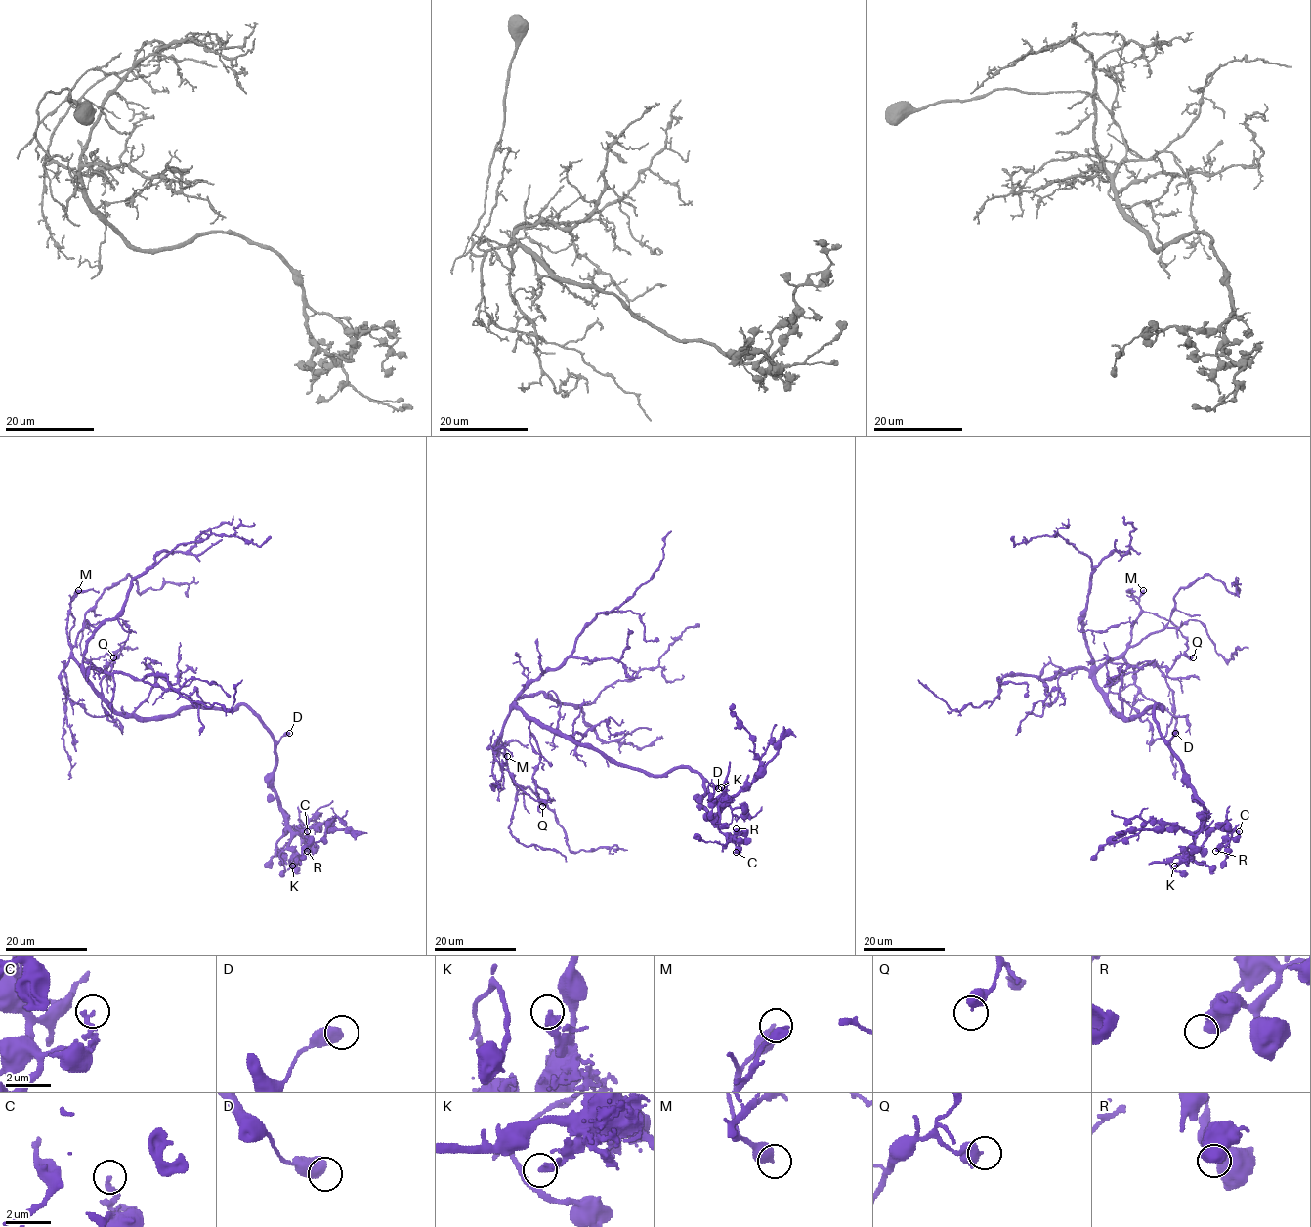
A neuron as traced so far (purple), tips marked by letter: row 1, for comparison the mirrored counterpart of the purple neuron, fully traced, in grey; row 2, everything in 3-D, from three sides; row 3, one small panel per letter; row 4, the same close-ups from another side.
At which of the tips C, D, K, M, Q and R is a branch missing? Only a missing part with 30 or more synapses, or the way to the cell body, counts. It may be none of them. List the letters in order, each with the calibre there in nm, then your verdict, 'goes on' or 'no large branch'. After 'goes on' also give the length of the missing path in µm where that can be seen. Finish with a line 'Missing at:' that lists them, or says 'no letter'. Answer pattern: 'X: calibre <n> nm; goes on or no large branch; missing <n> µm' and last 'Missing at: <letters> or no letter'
C: calibre 200 nm; no large branch
D: calibre 600 nm; no large branch
K: calibre 200 nm; no large branch
M: calibre 440 nm; goes on; missing 45 µm
Q: calibre 550 nm; no large branch
R: calibre 600 nm; no large branch
Missing at: M

